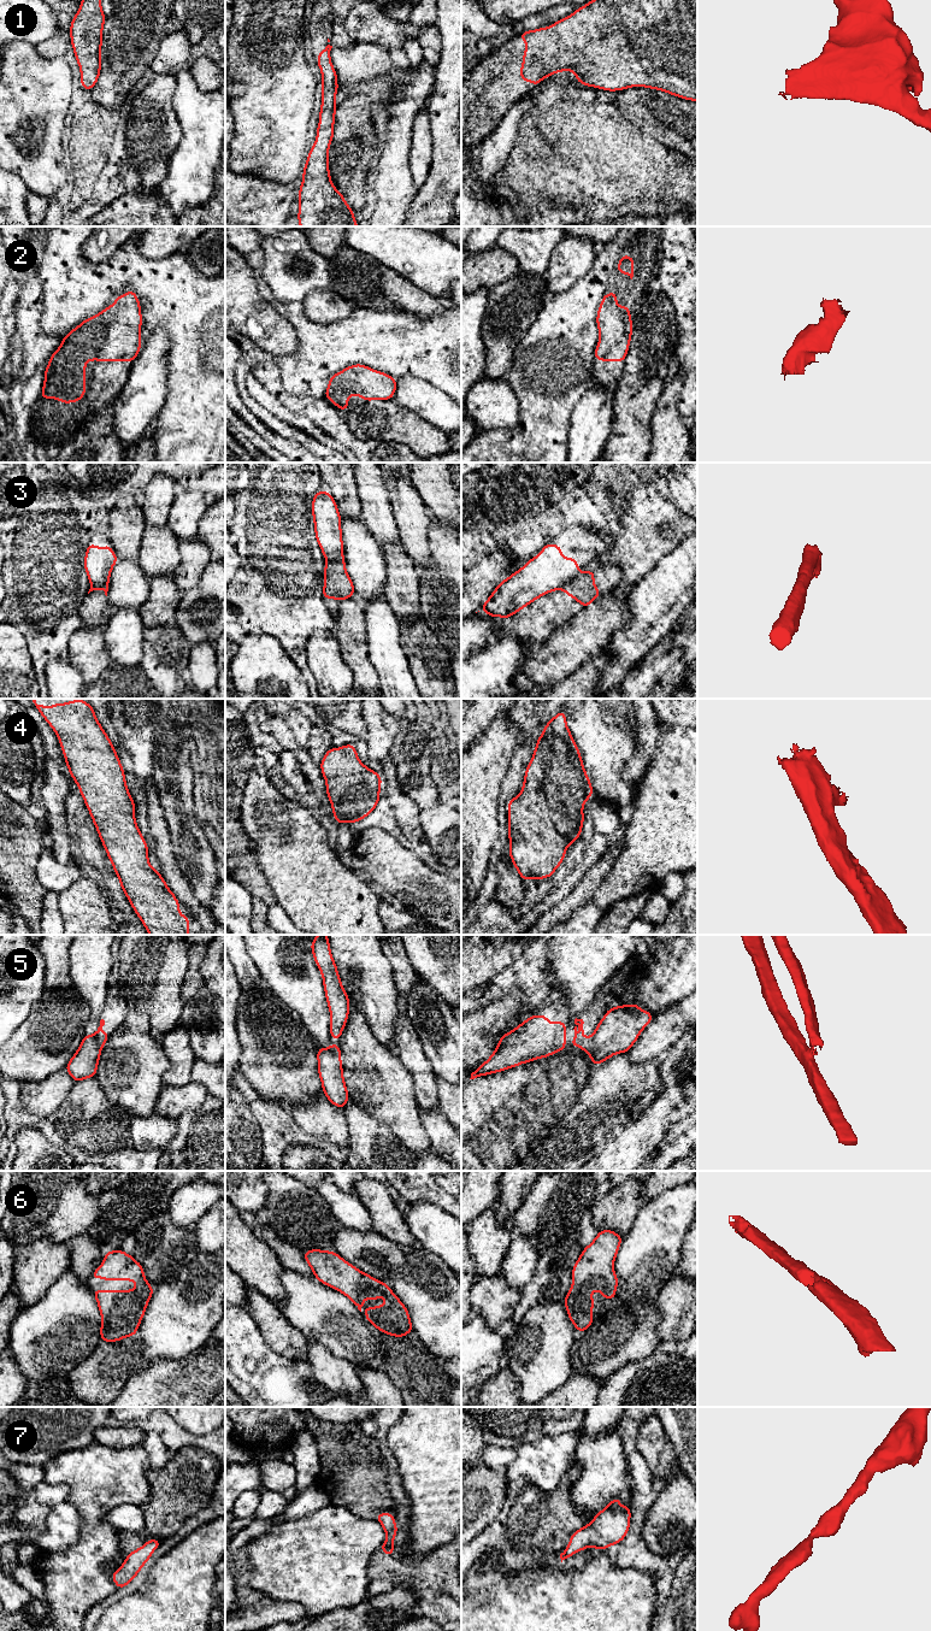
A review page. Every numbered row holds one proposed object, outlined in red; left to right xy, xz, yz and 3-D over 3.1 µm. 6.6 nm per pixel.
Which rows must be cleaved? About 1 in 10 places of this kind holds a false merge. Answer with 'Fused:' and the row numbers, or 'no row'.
Fused: 3, 5

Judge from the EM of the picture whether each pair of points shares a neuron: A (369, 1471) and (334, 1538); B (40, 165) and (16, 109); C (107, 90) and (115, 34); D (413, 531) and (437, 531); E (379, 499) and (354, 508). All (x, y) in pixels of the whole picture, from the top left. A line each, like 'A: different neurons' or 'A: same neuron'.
A: different neurons
B: same neuron
C: same neuron
D: different neurons
E: different neurons

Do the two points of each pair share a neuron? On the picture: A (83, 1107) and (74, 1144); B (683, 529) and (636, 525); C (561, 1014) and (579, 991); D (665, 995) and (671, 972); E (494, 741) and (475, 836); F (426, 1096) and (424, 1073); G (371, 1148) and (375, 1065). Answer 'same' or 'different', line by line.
A: same
B: same
C: different
D: same
E: same
F: same
G: different

